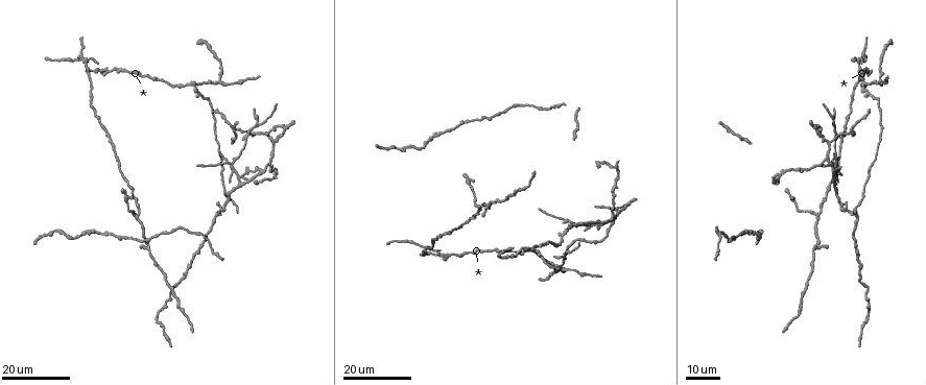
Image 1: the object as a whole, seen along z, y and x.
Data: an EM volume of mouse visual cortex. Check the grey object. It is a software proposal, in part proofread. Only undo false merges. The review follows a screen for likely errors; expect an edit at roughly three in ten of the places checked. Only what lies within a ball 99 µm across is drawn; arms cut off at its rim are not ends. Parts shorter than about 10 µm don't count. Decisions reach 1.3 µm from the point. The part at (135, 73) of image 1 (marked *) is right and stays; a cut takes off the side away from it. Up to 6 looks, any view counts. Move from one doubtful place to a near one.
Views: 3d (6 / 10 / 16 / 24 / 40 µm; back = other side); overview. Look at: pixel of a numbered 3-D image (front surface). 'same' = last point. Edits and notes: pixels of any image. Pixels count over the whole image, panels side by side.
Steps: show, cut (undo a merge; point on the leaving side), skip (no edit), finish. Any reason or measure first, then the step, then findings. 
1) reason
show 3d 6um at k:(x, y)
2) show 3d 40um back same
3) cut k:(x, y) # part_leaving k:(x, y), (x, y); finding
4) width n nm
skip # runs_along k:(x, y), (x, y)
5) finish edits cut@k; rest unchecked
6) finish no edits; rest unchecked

four or more arms meet
show 3d 24um at 1:(84, 60)

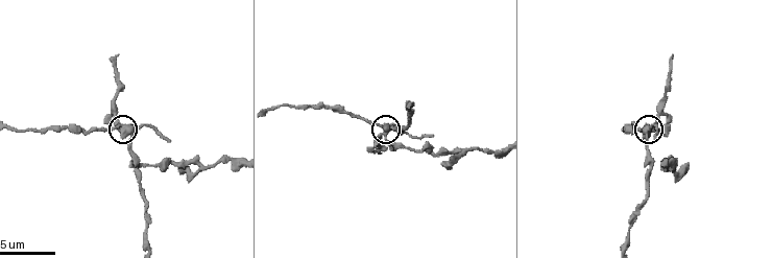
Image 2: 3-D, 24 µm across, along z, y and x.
show 3d 6um at 2:(385, 132)

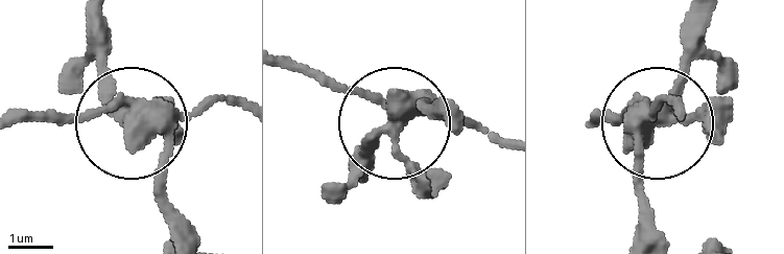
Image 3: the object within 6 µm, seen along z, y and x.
arms 5
cut 3:(221, 97) # part_leaving 3:(148, 106), (17, 117); two cells meet here

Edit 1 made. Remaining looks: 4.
show overview

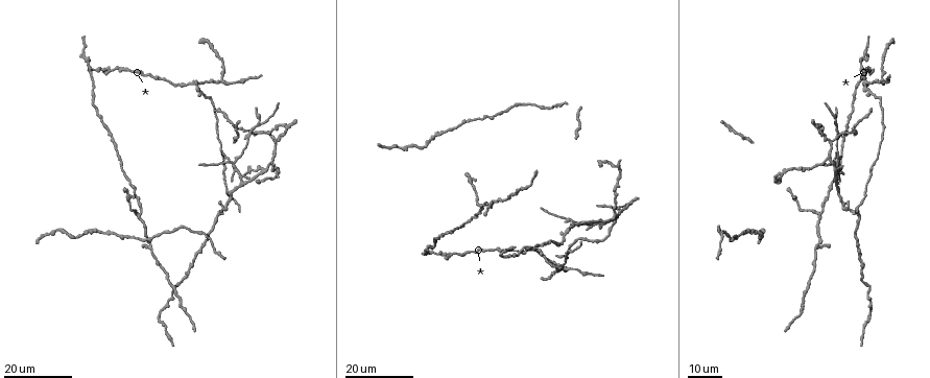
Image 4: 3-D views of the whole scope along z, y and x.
branch point
show 3d 16um at 4:(865, 82)

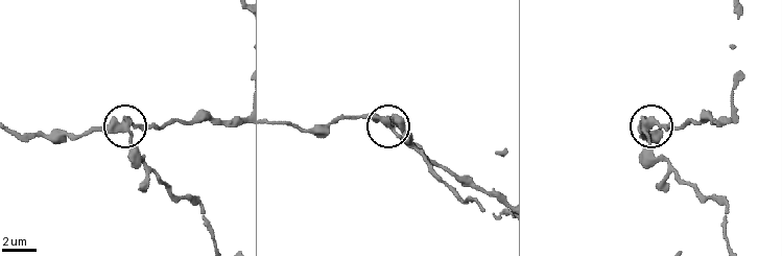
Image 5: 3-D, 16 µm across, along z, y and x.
closer look
show 3d 6um at 5:(647, 126)

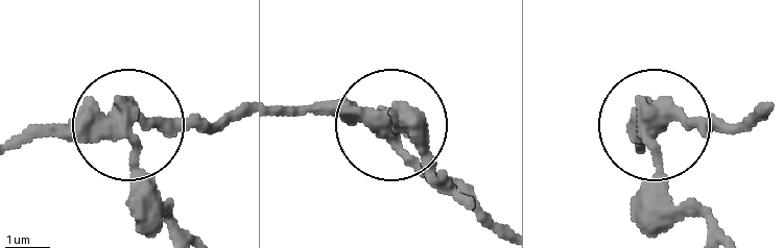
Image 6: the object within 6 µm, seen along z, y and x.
cut 6:(147, 192) # part_leaving 6:(128, 137), (184, 233); two cells meet here

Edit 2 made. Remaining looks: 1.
finish edits cut@3, cut@6; rest unchecked

